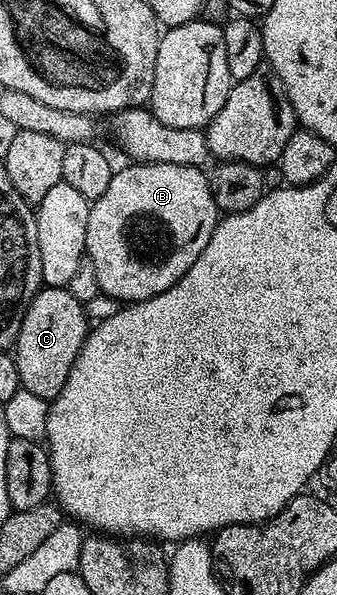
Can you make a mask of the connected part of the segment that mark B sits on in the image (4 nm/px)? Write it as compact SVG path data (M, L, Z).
M156 162L127 165L131 166L125 167L124 170L116 169L112 173L109 188L105 188L105 192L96 202L90 203L88 227L85 229L85 258L88 263L91 261L91 270L95 273L96 284L99 285L97 286L98 293L107 294L109 297L115 298L120 304L149 300L153 296L173 288L173 284L177 284L177 280L181 280L181 276L185 276L185 272L189 272L189 268L193 268L197 256L201 256L201 248L205 248L205 244L209 244L209 240L215 231L215 225L219 223L221 217L221 211L213 200L208 175L200 167L182 166L181 164L157 164Z

